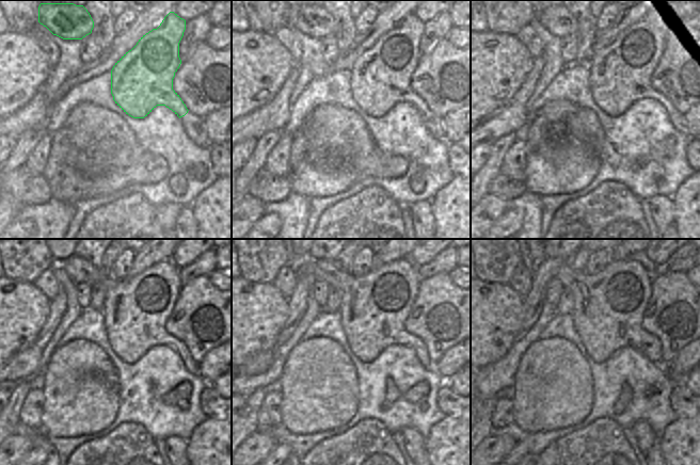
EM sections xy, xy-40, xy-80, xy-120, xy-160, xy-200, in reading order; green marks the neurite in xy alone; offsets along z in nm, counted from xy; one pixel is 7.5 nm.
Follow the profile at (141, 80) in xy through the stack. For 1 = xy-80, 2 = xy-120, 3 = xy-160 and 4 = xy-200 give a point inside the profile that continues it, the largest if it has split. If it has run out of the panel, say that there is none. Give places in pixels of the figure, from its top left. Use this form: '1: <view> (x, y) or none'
1: xy-80 (619, 74)
2: xy-120 (136, 308)
3: xy-160 (375, 307)
4: xy-200 (608, 306)

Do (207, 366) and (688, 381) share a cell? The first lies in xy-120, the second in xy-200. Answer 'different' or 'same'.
different

